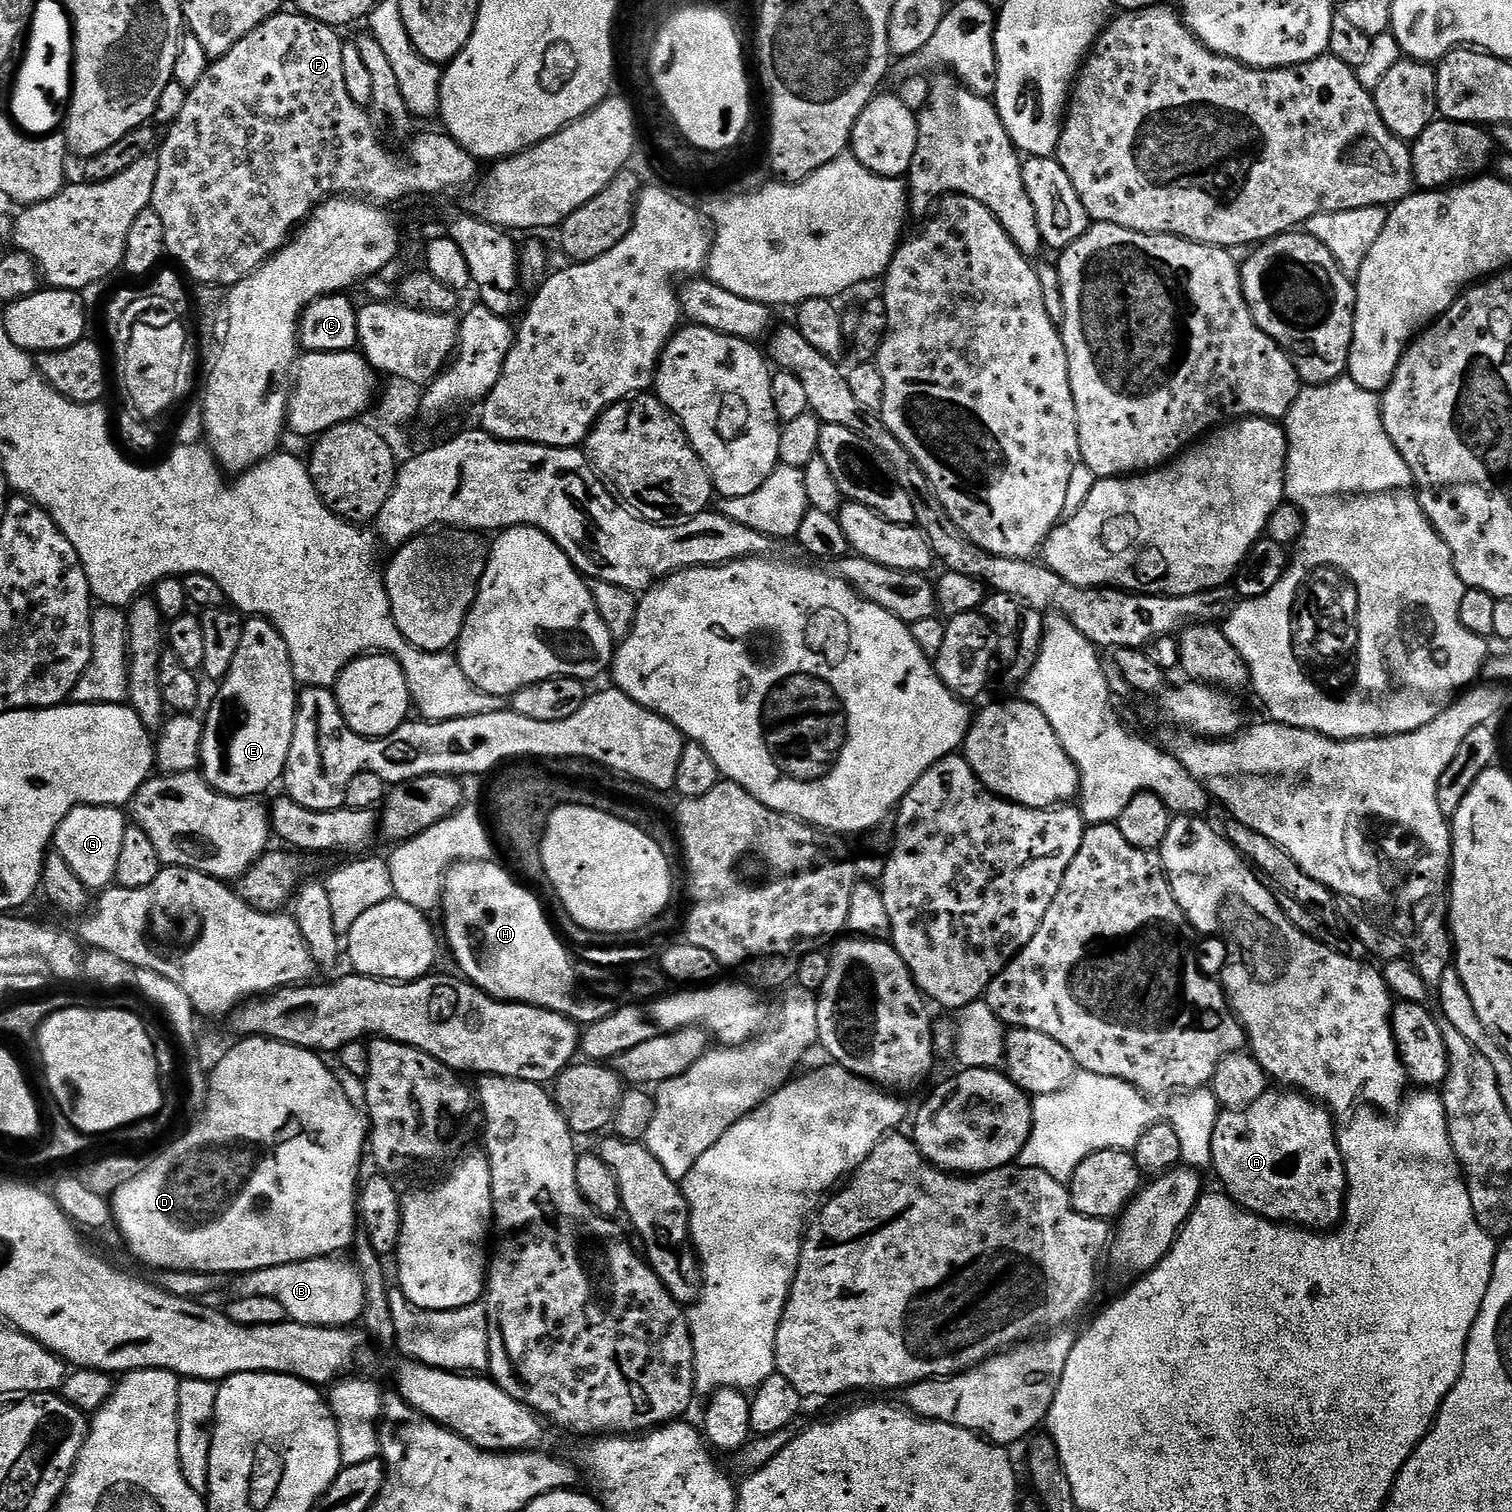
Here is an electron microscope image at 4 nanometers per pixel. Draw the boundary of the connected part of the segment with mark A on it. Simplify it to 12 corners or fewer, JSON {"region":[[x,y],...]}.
{"region":[[1264,1092],[1214,1126],[1211,1171],[1263,1220],[1335,1229],[1333,1113]]}

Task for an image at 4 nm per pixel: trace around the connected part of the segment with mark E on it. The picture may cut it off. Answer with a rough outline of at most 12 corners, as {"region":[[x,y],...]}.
{"region":[[245,619],[203,721],[199,771],[223,796],[284,775],[298,685],[282,634]]}

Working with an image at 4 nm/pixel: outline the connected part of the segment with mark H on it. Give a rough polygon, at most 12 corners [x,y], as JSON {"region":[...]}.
{"region":[[500,864],[444,875],[448,948],[496,1000],[587,1026],[587,996],[542,905]]}

